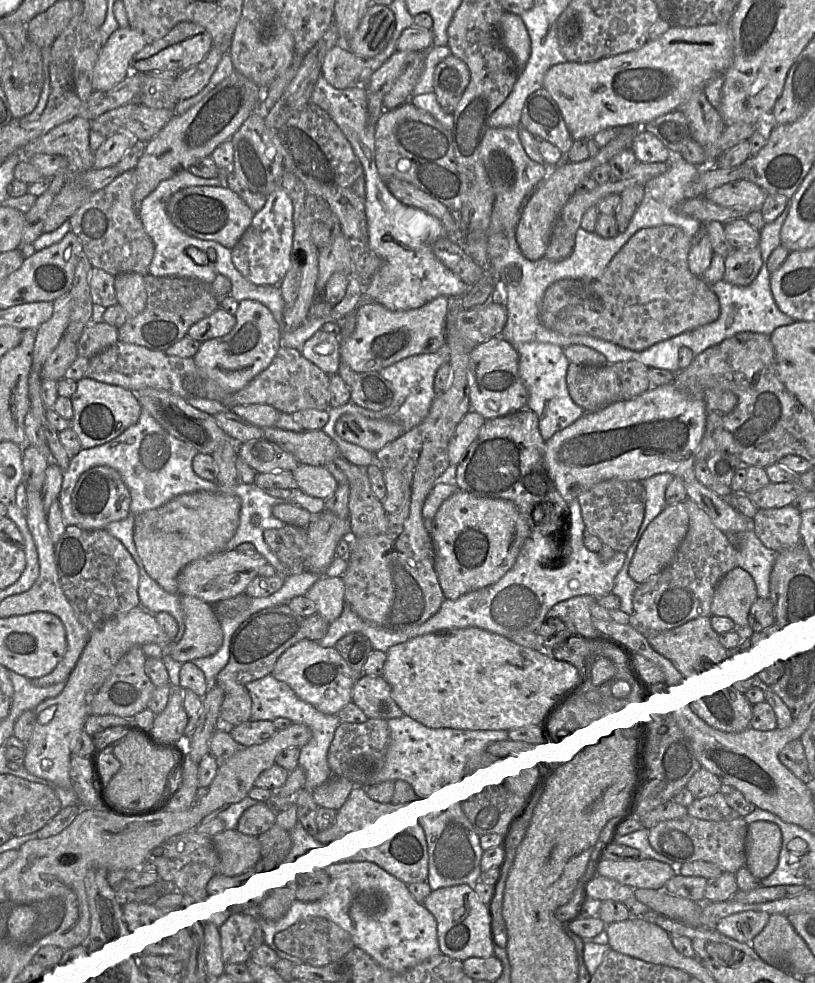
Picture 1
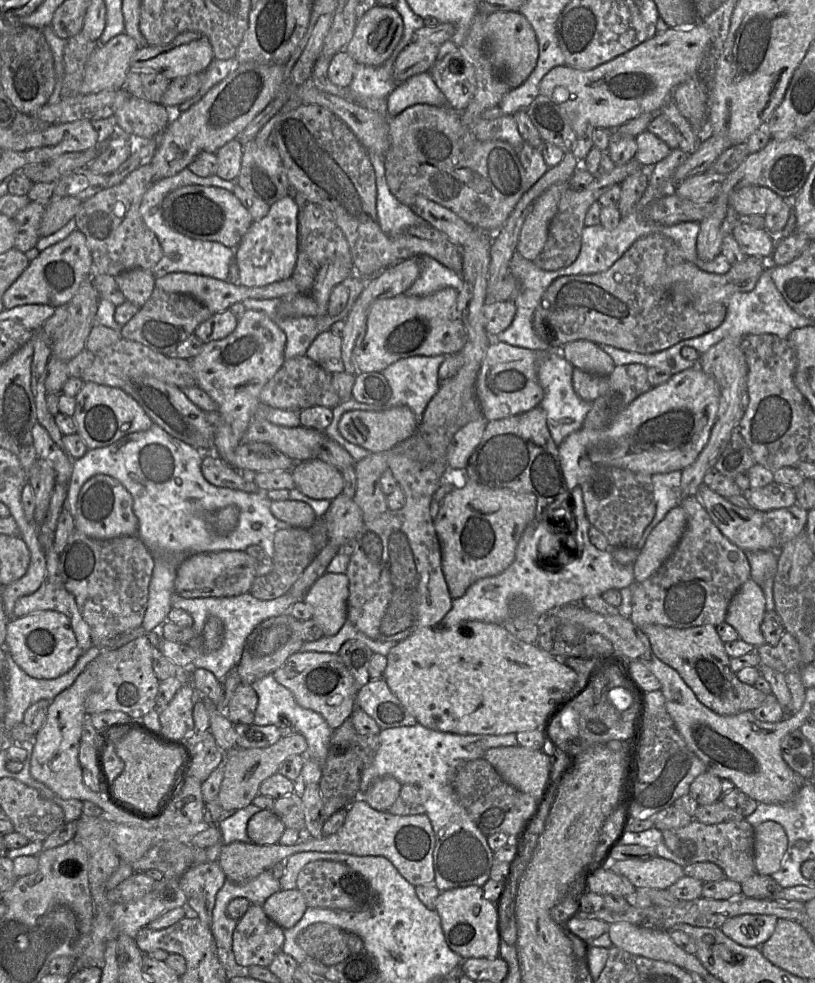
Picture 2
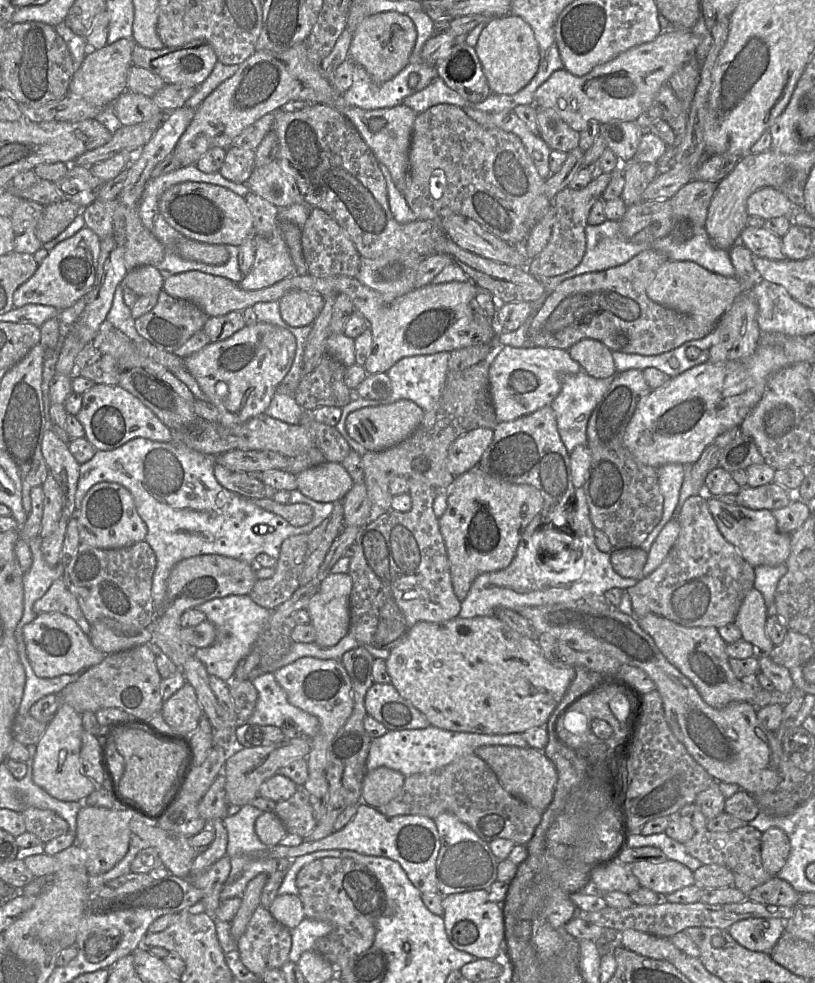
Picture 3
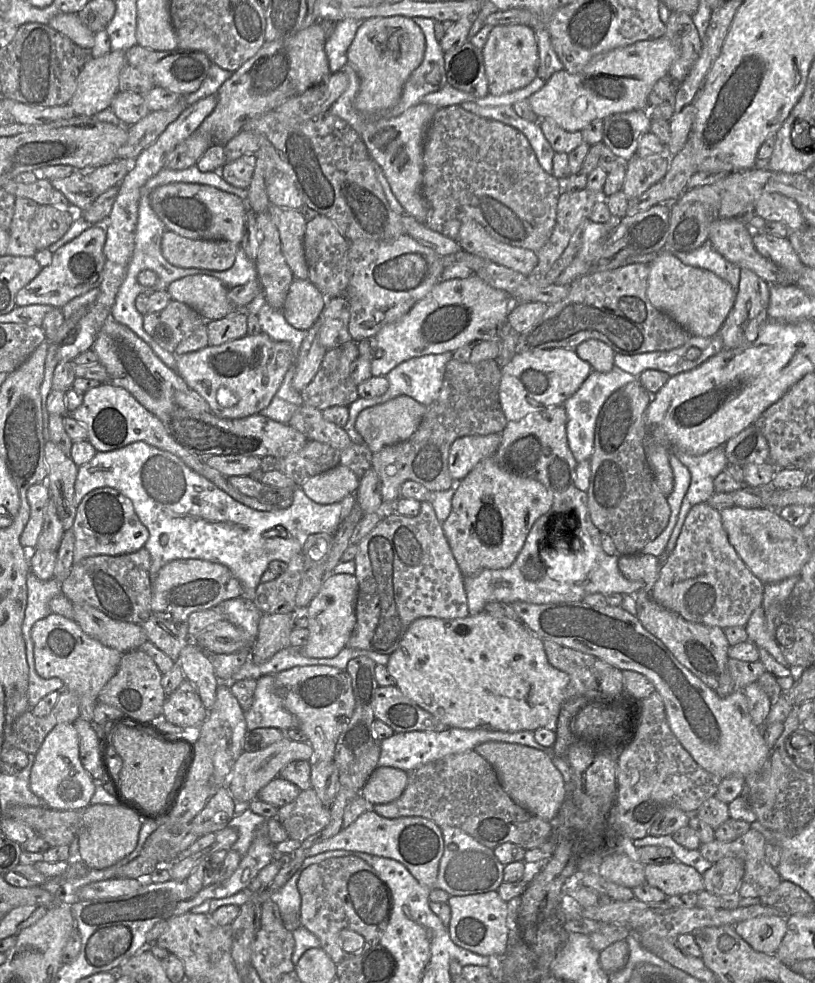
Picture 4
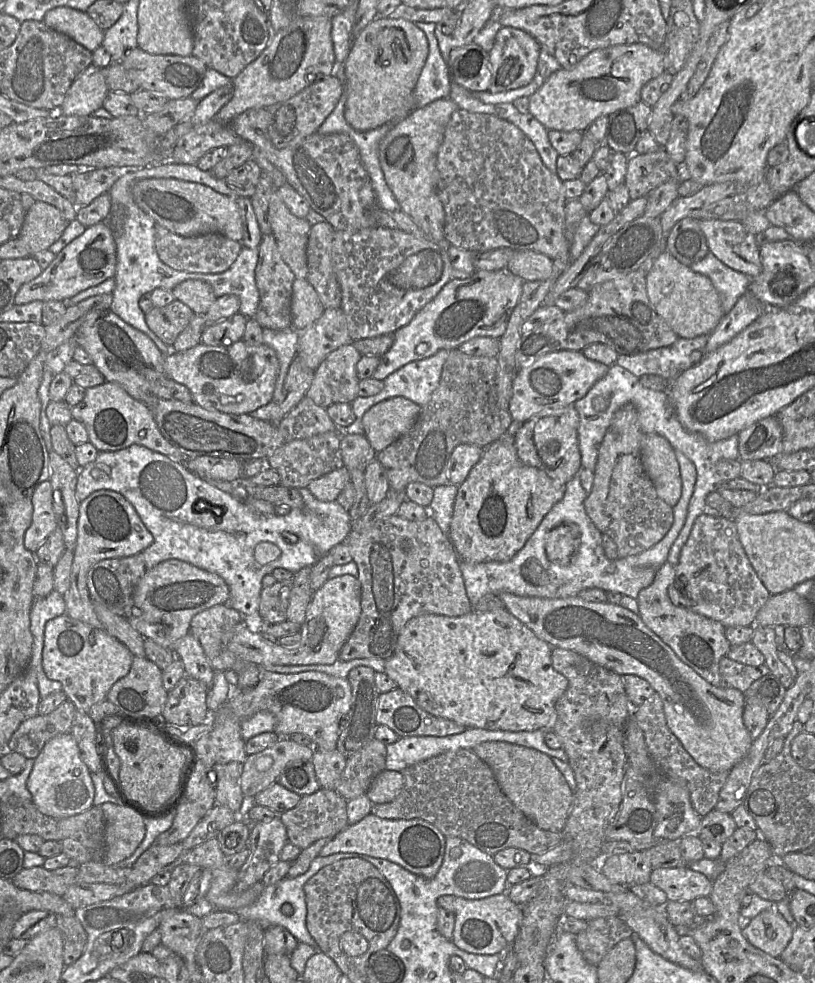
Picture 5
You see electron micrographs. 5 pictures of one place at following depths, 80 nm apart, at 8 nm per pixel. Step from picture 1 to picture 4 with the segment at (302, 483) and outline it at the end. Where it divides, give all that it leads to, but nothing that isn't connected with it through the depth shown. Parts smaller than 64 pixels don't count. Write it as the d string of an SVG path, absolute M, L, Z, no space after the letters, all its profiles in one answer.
M340 463L300 485L305 494L319 504L339 503L347 495L354 495L358 486L359 477Z

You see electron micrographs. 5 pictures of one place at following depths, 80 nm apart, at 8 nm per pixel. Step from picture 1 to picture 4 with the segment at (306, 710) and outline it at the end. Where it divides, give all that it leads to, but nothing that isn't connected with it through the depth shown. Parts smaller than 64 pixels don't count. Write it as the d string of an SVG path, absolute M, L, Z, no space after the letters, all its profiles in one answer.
M269 674L256 680L253 703L244 713L248 731L256 728L277 728L286 731L297 728L296 718L287 711L275 692L274 675Z

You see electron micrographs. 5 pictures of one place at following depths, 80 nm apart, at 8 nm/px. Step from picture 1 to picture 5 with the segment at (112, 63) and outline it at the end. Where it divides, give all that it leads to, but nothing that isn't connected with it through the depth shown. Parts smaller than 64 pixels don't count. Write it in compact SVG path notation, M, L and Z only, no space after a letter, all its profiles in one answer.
M91 64L72 83L59 113L66 116L89 116L103 106L109 89L103 69Z

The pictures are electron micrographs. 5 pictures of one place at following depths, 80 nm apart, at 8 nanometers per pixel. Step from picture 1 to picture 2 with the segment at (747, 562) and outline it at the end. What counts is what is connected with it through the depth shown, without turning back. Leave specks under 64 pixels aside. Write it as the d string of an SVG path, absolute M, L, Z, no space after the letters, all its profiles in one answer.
M778 551L745 552L751 567L751 578L764 592L766 611L775 611L773 584L778 566Z

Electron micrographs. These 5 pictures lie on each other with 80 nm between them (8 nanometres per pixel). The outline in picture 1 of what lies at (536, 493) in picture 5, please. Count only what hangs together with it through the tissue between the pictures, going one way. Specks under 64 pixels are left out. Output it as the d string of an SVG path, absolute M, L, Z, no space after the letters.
M457 490L439 507L429 524L435 550L435 570L446 599L456 600L469 592L498 582L515 564L532 528L518 507L509 500L476 496Z

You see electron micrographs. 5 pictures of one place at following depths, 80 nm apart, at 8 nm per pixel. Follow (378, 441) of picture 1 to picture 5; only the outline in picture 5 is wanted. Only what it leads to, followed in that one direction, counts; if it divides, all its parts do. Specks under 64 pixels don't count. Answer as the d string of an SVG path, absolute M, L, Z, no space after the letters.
M396 396L373 405L362 417L363 432L376 452L380 452L409 432L422 406Z

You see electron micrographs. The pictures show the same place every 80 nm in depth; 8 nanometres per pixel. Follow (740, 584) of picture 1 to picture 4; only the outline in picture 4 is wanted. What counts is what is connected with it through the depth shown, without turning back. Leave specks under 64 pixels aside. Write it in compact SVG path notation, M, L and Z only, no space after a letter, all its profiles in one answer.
M762 606L753 611L745 625L745 629L750 642L755 644L758 648L761 647L767 650L777 662L790 669L791 666L782 653L784 647L781 647L775 637L771 636L769 633L765 611Z

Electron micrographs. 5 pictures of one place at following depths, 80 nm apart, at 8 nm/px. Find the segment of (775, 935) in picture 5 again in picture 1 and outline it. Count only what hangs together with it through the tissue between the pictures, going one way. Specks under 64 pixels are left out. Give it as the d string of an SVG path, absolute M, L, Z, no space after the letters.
M761 911L738 912L721 919L716 929L739 942L751 943L766 926L769 917L769 913Z

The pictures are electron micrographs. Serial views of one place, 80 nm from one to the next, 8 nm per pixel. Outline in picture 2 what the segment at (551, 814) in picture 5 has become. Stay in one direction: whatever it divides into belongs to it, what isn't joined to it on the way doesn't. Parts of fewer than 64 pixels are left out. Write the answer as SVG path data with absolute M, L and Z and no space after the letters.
M500 746L486 750L483 758L507 783L541 802L551 772L550 757L542 750Z

